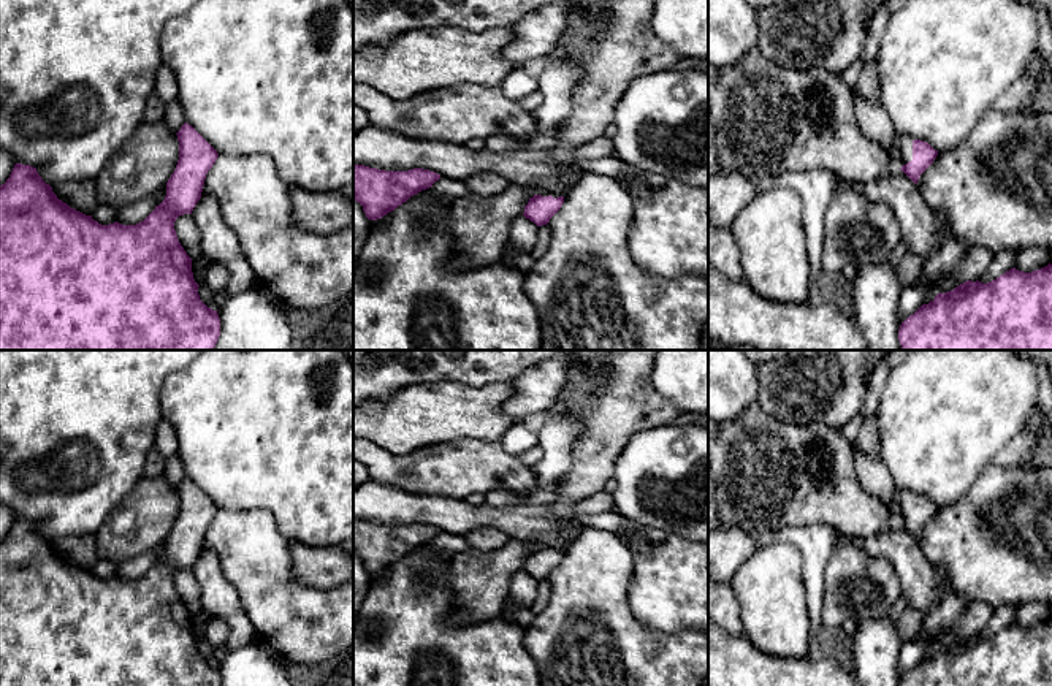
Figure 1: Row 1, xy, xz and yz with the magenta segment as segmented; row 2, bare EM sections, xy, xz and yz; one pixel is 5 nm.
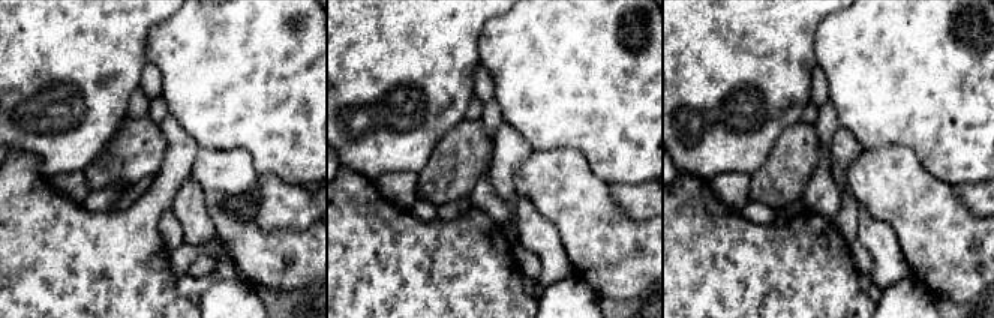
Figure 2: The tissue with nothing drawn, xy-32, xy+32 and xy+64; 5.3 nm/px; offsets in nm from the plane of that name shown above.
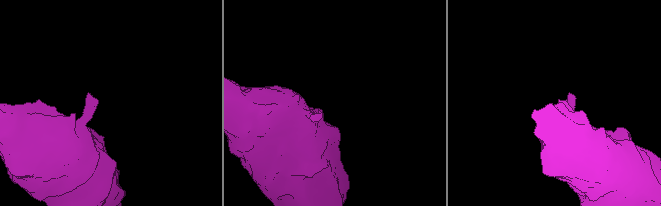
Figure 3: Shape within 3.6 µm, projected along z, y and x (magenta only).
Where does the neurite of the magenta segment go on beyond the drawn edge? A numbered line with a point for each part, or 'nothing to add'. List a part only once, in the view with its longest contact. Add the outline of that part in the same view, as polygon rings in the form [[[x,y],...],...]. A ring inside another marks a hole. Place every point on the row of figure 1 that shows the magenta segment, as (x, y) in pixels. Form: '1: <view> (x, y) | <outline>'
1: yz (902, 140) | [[[895,130],[895,144],[901,152],[901,166],[913,160],[913,141],[914,138],[911,135]]]

